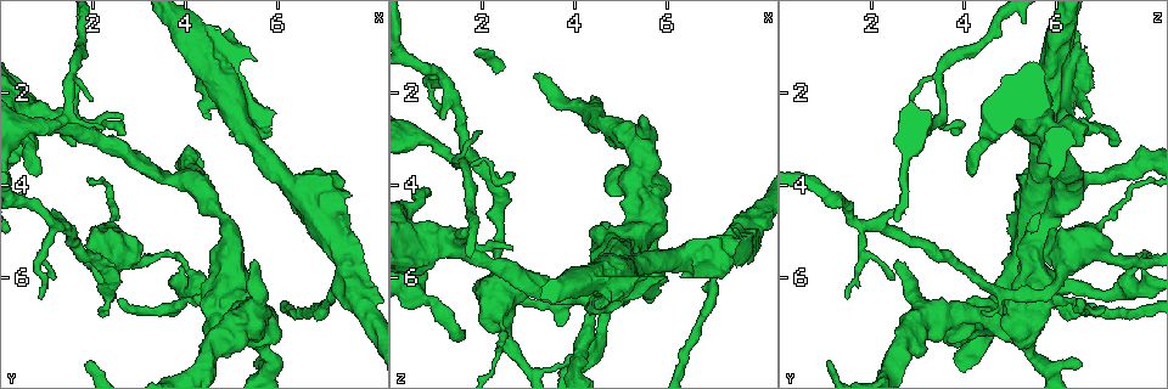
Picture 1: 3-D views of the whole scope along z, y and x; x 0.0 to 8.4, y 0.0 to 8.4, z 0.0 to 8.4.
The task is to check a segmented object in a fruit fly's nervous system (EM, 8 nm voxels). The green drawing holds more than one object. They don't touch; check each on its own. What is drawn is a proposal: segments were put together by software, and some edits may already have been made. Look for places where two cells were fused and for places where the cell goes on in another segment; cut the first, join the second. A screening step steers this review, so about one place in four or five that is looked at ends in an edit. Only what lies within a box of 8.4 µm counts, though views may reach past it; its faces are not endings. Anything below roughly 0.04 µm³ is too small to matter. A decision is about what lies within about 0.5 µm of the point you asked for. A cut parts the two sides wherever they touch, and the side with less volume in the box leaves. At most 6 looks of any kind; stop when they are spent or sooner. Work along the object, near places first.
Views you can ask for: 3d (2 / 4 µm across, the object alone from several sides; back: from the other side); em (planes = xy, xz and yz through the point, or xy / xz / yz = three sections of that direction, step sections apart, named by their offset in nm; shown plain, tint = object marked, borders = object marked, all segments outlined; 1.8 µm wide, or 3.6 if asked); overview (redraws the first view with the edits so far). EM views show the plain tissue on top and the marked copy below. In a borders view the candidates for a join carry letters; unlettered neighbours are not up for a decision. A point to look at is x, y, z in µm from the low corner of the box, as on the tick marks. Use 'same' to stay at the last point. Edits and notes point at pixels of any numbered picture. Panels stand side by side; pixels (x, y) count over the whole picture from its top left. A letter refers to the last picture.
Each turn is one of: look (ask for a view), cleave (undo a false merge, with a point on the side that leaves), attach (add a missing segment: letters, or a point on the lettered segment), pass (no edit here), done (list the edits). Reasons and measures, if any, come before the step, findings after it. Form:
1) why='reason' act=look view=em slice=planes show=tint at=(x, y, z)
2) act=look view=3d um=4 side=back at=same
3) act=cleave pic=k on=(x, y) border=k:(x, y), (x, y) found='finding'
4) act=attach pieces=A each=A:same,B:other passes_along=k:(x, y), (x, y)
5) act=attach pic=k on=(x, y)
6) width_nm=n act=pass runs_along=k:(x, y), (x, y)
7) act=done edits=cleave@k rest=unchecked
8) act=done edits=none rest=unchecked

why='branch point' act=look view=em slice=planes show=borders at=(4.35, 6.15, 7.50)

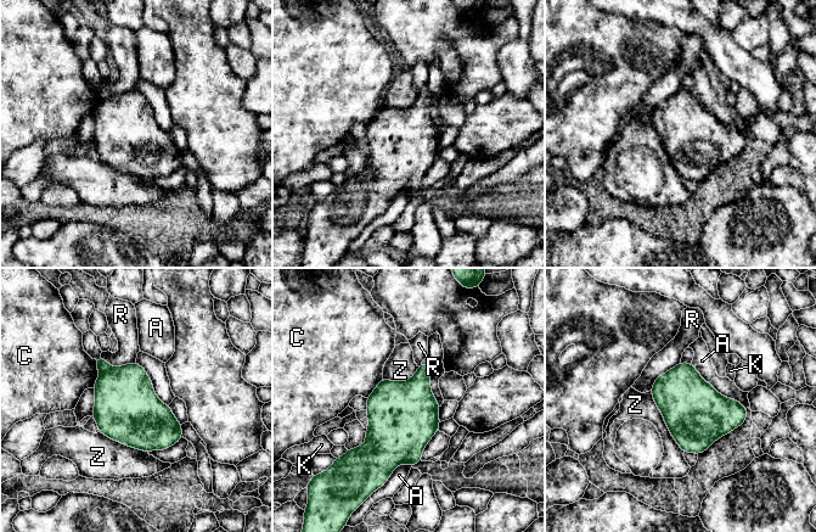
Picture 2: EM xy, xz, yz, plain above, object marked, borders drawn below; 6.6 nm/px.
width_nm=420 act=cleave pic=2 on=(102, 365) each=A:other,C:other,K:other,R:other,Z:other border=2:(112, 368), (100, 375) found='two cells meet here'

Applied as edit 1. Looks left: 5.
why='calibre changes' act=look view=em um=3.6 slice=planes show=tint at=(5.35, 7.00, 3.90)

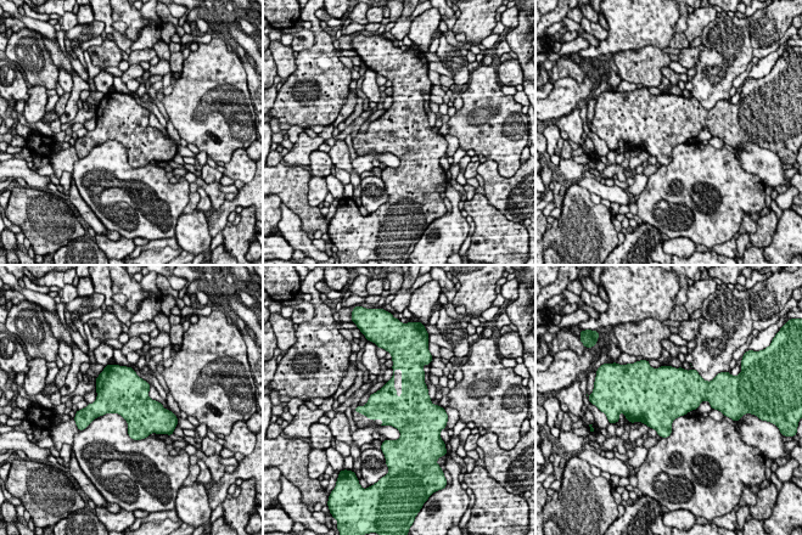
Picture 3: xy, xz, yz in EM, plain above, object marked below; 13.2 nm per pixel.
act=look view=em um=3.6 slice=planes show=borders at=same

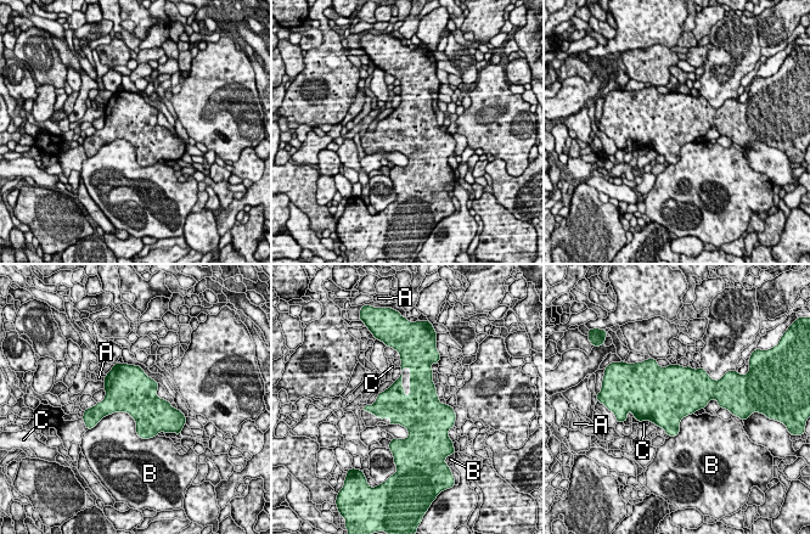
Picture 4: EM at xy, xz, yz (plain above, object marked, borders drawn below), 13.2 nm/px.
width_nm=600 act=pass each=A:other,B:other,C:other border=4:(99, 421), (127, 412), (157, 436) found='one cell here'

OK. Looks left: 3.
why='four arms meet' act=look view=3d um=4 at=(5.00, 1.95, 5.80)

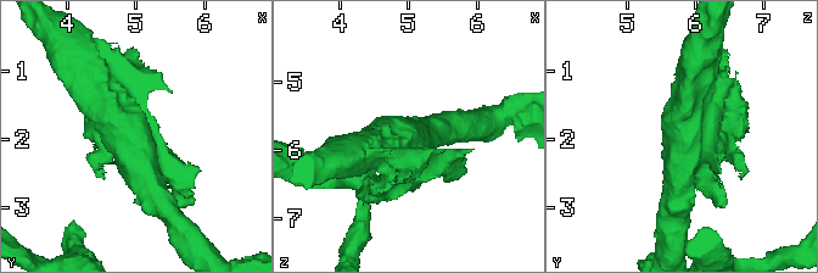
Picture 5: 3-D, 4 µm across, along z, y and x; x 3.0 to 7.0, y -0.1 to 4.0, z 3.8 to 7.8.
act=look view=em um=3.6 slice=yz step=8 show=tint at=(4.95, 2.00, 5.80)

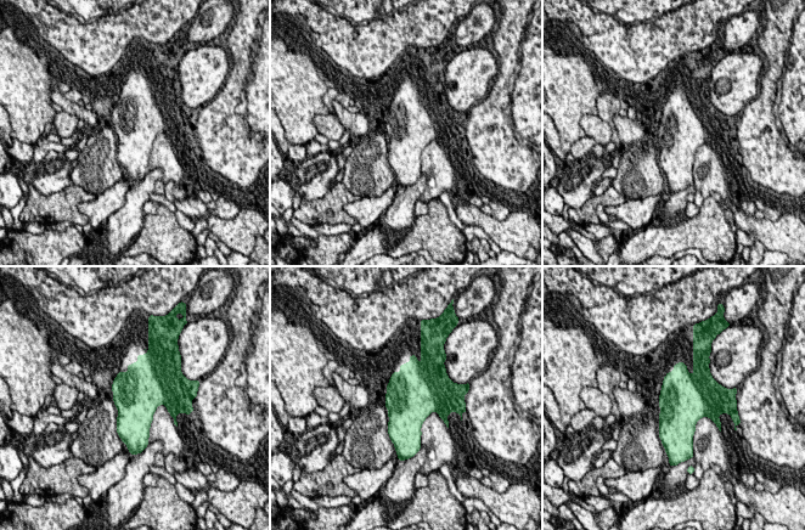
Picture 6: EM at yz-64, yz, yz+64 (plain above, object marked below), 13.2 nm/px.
act=look view=em um=3.6 slice=planes show=borders at=same

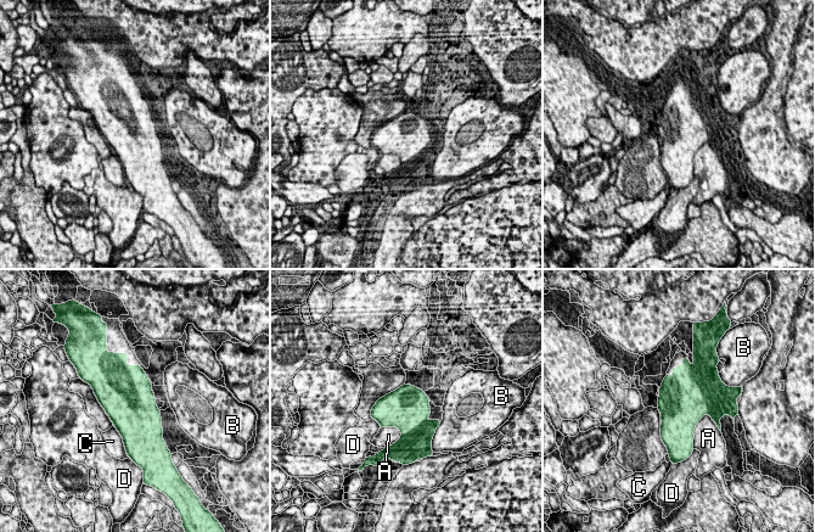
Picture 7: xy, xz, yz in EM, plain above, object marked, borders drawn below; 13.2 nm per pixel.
act=pass each=A:other,B:other,C:other,D:other border=7:(707, 413), (695, 427), (692, 444) found='all the same cell'

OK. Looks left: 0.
act=done edits=cleave@2 rest=unchecked

